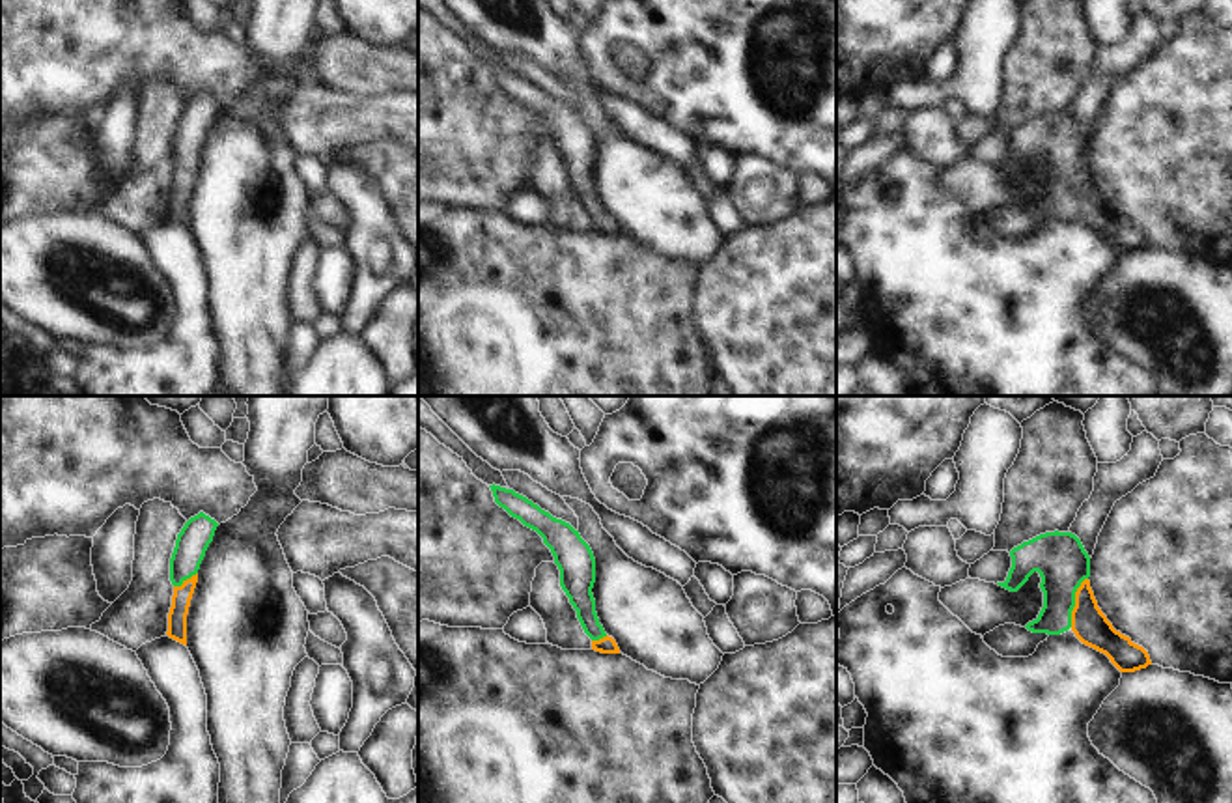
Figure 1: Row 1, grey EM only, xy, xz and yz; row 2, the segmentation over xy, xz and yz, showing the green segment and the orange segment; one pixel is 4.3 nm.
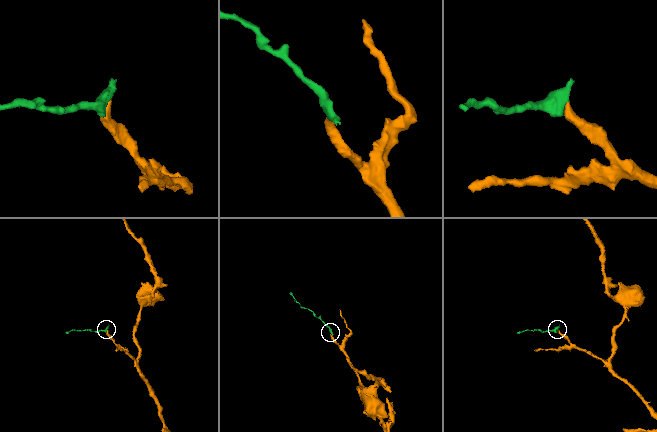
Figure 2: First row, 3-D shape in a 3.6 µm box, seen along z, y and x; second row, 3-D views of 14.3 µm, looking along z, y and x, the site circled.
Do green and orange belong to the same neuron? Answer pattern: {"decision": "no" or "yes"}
{"decision": "yes"}

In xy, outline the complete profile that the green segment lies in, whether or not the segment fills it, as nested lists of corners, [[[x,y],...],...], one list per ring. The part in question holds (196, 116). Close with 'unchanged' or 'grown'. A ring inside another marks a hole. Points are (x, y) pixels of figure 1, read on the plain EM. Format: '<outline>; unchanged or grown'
[[[200,93],[190,99],[177,116],[170,140],[170,162],[174,166],[166,217],[187,228],[187,196],[198,164],[198,151],[213,123],[218,105]]]; grown

